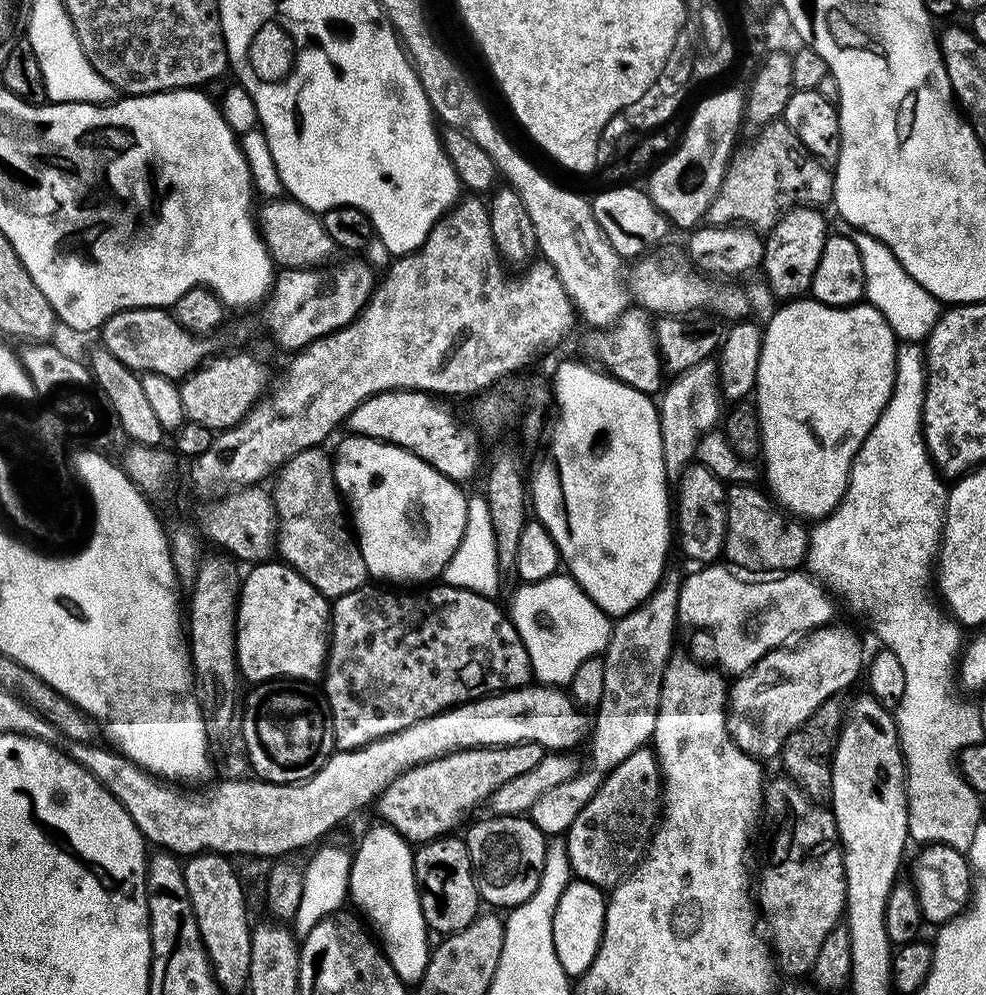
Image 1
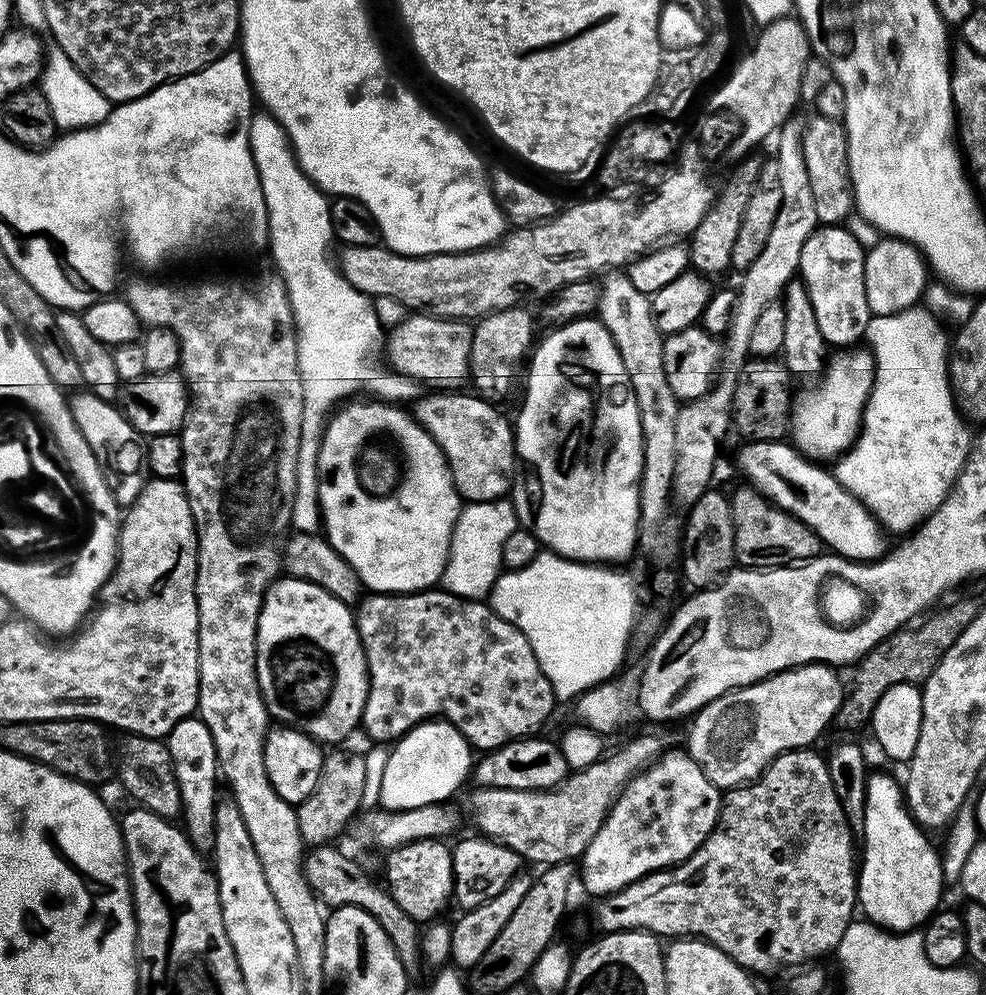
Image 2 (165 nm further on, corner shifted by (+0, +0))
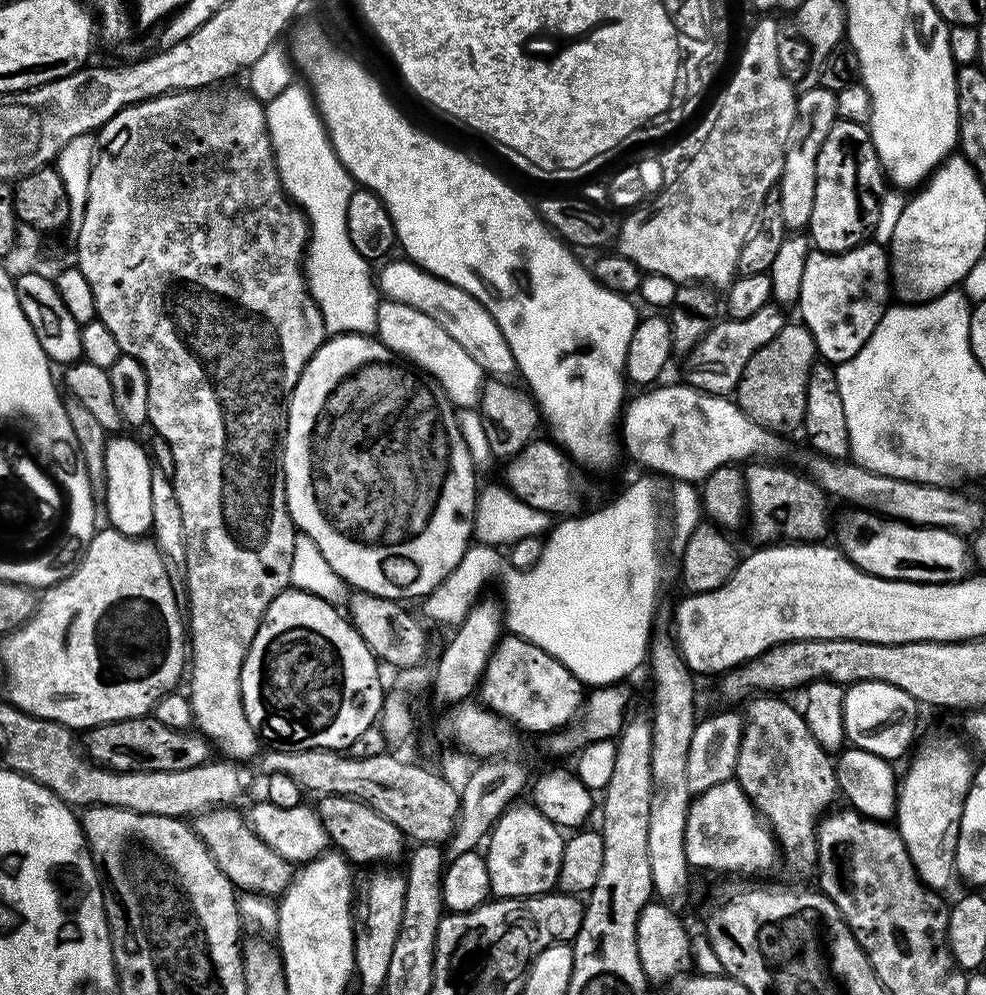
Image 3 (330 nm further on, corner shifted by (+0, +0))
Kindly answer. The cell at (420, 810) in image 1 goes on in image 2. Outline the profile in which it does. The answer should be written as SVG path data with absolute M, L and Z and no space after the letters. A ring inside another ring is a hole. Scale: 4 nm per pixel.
M533 734L522 740L512 740L500 748L485 751L484 756L475 761L474 780L481 788L509 788L510 790L530 790L539 792L541 788L557 788L570 775L566 758L559 743L553 740L539 740Z

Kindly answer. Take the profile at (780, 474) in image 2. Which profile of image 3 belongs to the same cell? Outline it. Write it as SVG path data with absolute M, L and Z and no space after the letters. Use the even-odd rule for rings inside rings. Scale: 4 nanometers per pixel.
M848 510L844 517L840 521L835 521L834 524L834 536L836 532L835 543L838 545L841 552L852 561L856 567L860 568L863 572L868 572L872 576L881 576L887 580L909 580L915 584L947 584L953 580L963 580L965 579L966 573L964 571L968 568L968 558L970 560L970 552L966 547L966 542L964 546L965 537L963 535L957 534L955 531L946 528L934 528L931 526L917 526L915 524L906 524L899 520L893 520L891 518L881 518L879 515L873 514L867 510Z

